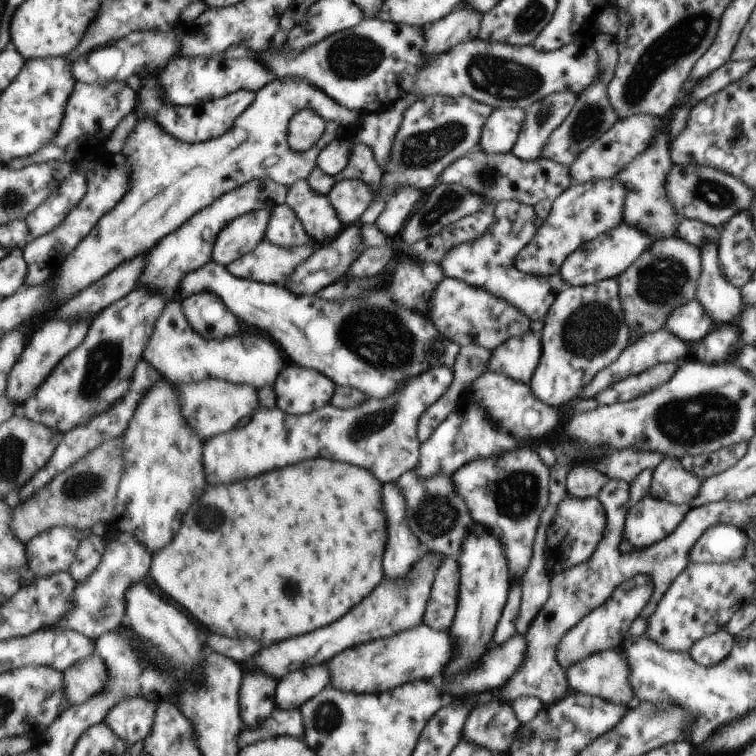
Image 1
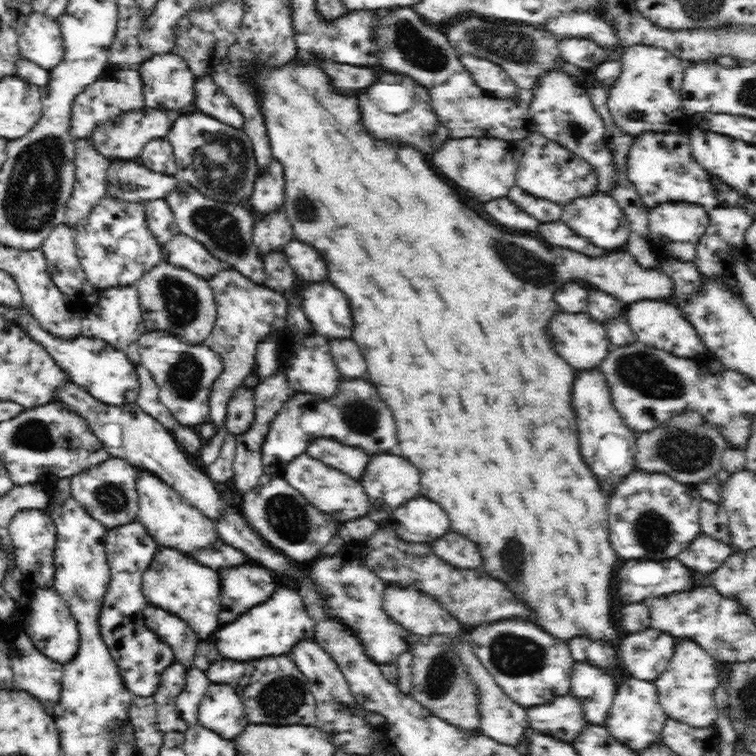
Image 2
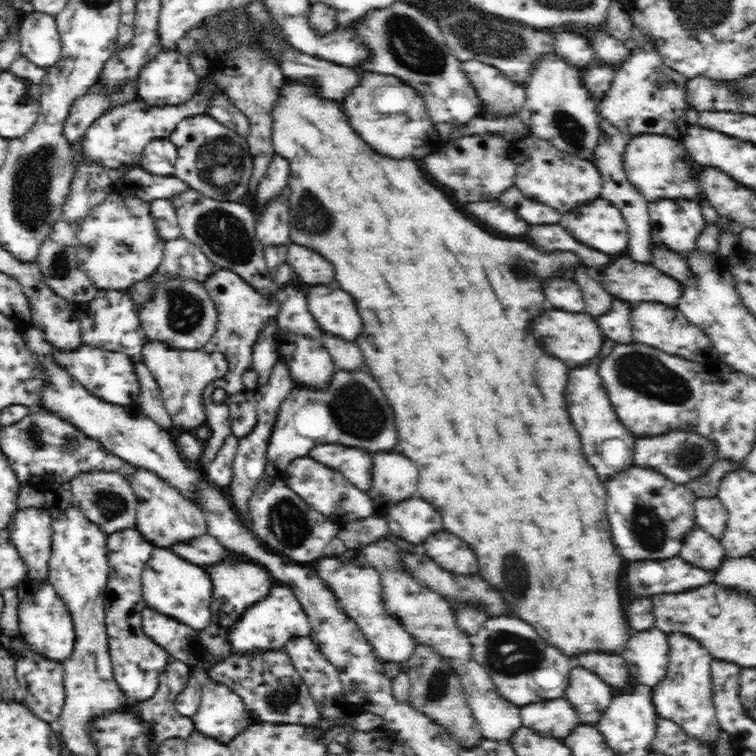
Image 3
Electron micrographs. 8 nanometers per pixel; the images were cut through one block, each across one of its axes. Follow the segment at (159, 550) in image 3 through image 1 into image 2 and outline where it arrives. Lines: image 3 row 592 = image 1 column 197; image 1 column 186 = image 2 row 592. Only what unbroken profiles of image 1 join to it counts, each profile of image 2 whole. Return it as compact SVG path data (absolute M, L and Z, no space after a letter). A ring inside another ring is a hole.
M159 545L156 559L144 570L140 590L150 606L177 614L192 630L206 638L220 624L222 610L222 581L218 569L180 553L175 548Z

